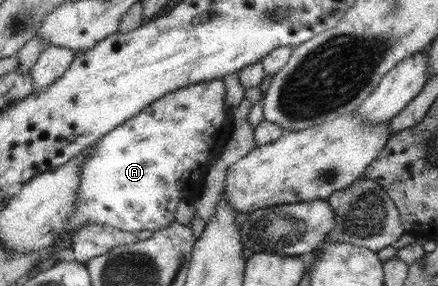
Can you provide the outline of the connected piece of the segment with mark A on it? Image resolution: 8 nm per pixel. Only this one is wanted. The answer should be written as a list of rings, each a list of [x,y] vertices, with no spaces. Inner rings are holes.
[[[223,79],[188,84],[168,92],[140,110],[135,116],[105,133],[90,147],[90,154],[79,167],[80,181],[76,192],[76,209],[60,237],[54,242],[56,254],[70,248],[70,234],[89,223],[109,225],[119,230],[159,230],[174,218],[175,206],[183,198],[183,190],[201,178],[203,164],[209,160],[209,152],[216,144],[217,136],[225,124],[225,85]]]

